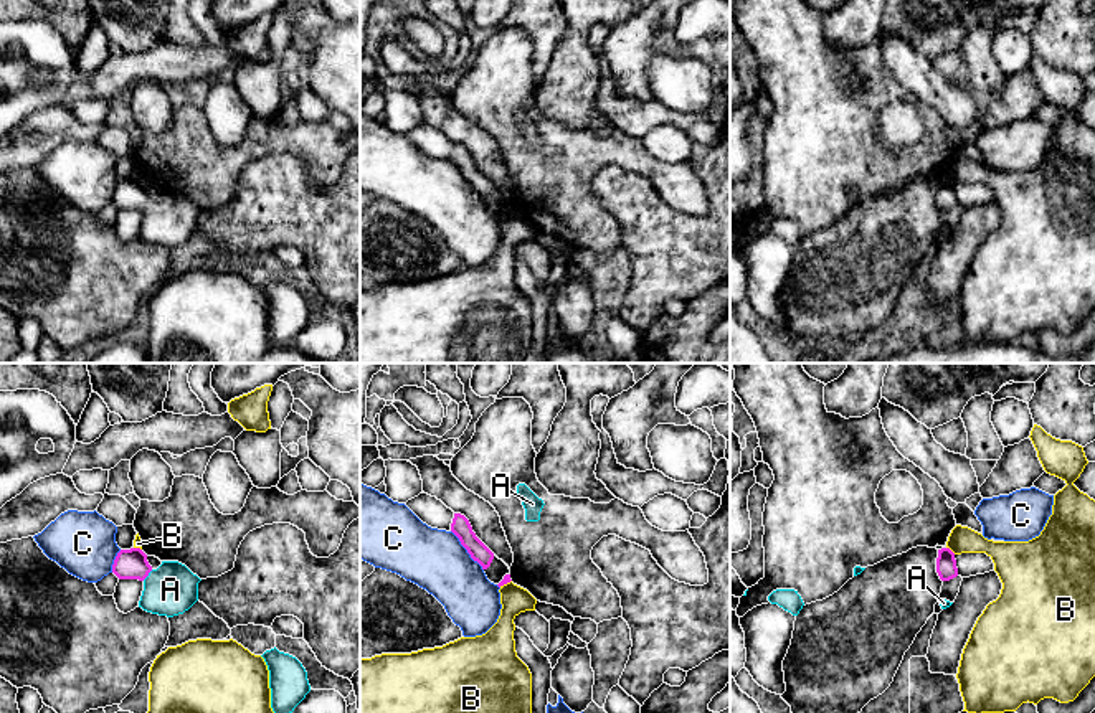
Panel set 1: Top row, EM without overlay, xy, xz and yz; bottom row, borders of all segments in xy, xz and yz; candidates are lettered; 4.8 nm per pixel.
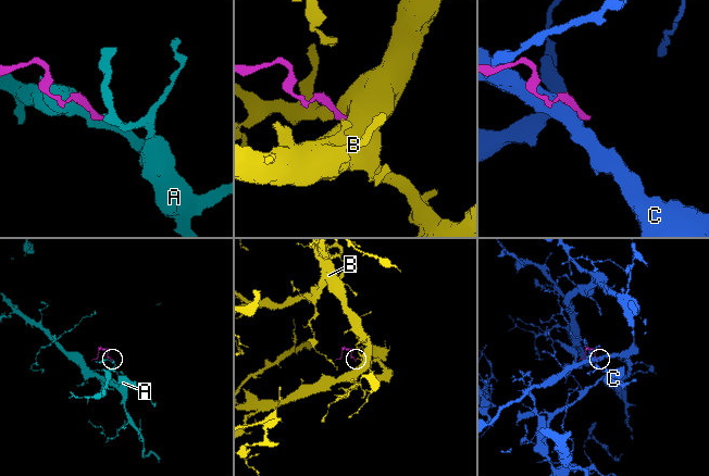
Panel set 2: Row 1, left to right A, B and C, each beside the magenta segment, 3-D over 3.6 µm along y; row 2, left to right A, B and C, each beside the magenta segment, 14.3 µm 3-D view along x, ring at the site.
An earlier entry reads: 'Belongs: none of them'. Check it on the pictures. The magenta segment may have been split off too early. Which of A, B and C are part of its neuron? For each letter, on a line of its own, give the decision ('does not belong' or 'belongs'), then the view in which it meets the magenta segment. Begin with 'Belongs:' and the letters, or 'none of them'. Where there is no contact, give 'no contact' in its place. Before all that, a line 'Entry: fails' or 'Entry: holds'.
Entry: fails
Belongs: A
A: belongs; meets magenta in xy
B: does not belong; meets magenta in yz
C: does not belong; meets magenta in xz

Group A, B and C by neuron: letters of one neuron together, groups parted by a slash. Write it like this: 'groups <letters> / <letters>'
groups A / B / C

